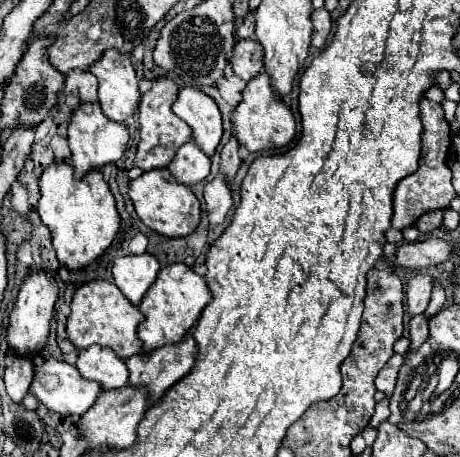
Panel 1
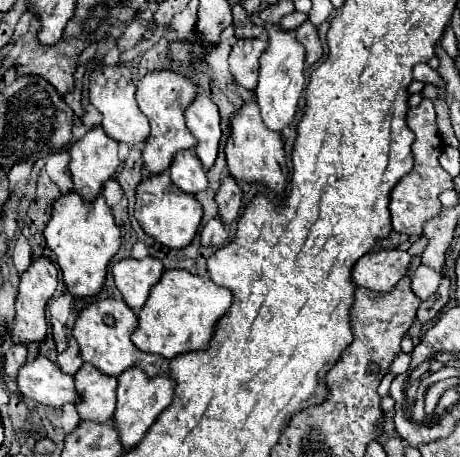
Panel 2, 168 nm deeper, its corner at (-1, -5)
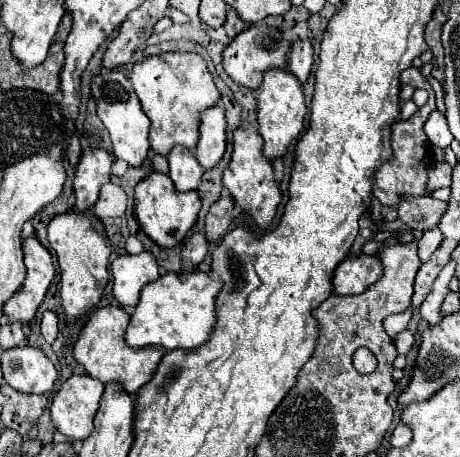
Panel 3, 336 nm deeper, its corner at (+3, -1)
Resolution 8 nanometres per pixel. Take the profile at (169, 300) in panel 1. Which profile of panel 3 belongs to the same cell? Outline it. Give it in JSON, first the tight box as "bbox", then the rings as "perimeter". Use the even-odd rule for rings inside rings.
{"bbox":[125,270,223,350],"perimeter":[[[201,270],[167,272],[147,284],[131,316],[125,340],[131,348],[163,346],[165,350],[201,346],[215,326],[215,298],[223,282]]]}

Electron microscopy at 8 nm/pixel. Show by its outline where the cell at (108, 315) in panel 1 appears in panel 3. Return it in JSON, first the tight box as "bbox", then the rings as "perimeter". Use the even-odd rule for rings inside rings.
{"bbox":[73,306,165,394],"perimeter":[[[105,306],[95,310],[89,316],[89,322],[83,326],[79,340],[75,342],[75,352],[73,358],[87,370],[87,374],[91,378],[101,380],[103,384],[109,382],[119,382],[125,392],[135,394],[147,380],[151,380],[151,376],[155,374],[157,364],[161,362],[165,350],[155,348],[155,346],[147,346],[147,348],[129,348],[125,344],[125,328],[129,324],[129,314],[123,308],[115,308],[115,306]]]}

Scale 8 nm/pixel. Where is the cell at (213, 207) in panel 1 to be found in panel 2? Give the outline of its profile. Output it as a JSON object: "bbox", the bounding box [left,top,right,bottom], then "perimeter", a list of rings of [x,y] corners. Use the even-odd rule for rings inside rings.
{"bbox":[201,216,227,246],"perimeter":[[[219,216],[211,218],[203,228],[201,228],[201,244],[203,246],[221,246],[227,240],[227,232],[225,226],[221,222]]]}

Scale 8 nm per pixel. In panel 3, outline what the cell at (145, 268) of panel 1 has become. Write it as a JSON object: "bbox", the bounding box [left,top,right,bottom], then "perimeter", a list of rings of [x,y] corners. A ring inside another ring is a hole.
{"bbox":[111,252,159,306],"perimeter":[[[141,252],[137,256],[119,256],[111,264],[111,272],[113,296],[119,300],[121,306],[135,306],[141,288],[159,278],[159,266],[151,252]]]}

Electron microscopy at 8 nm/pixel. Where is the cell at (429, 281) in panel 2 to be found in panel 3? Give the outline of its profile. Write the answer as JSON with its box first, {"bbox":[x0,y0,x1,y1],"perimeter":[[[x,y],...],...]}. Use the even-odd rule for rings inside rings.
{"bbox":[419,228,443,262],"perimeter":[[[427,228],[419,240],[419,258],[421,262],[425,262],[441,244],[443,240],[443,232],[439,228]]]}

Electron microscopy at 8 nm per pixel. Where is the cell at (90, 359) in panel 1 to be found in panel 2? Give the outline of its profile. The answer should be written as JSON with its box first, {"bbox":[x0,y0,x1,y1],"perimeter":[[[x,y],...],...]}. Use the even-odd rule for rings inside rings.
{"bbox":[75,364,117,422],"perimeter":[[[83,364],[75,374],[75,388],[83,394],[83,402],[75,404],[83,420],[105,422],[115,410],[117,376],[103,376],[91,364]]]}

